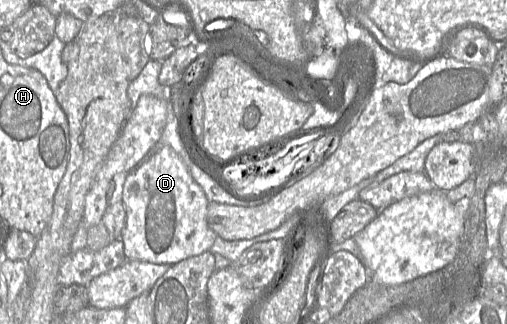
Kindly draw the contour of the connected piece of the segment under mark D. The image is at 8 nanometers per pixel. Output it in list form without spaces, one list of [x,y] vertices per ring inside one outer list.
[[[163,146],[126,175],[122,189],[126,223],[121,241],[127,260],[173,265],[209,251],[216,233],[207,223],[209,201],[180,156]]]

